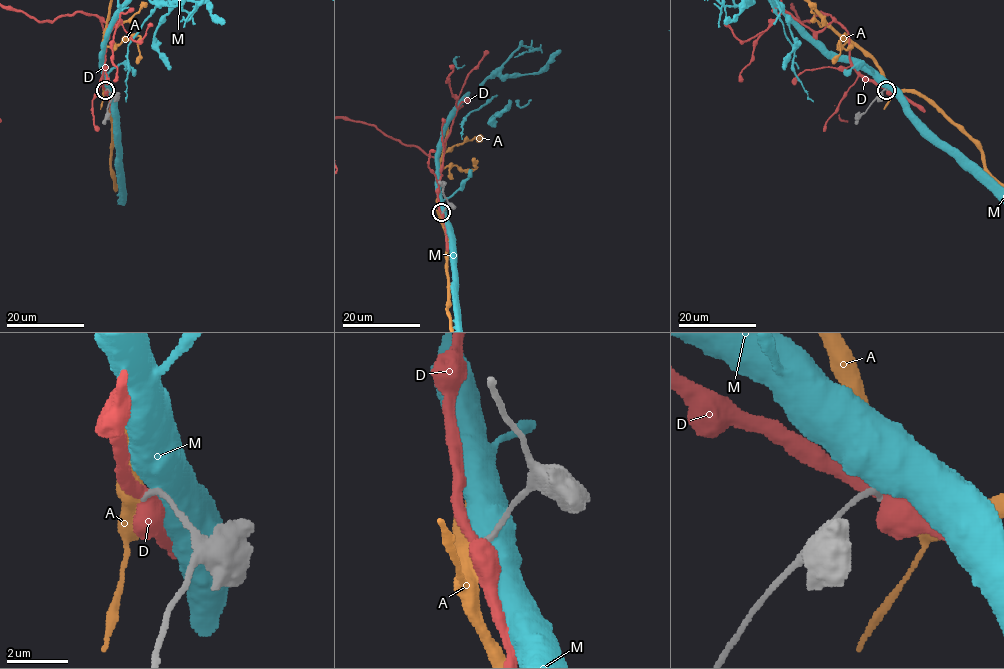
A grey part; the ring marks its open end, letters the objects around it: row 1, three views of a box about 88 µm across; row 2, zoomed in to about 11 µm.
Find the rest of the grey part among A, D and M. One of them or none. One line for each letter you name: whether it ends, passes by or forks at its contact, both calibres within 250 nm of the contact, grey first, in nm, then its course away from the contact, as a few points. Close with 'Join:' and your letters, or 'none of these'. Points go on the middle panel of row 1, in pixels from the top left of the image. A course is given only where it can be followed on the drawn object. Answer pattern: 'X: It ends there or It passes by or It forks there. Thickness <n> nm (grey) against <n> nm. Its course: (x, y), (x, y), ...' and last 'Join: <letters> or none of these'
A: It ends there. Thickness 160 nm (grey) against 600 nm
Join: A

